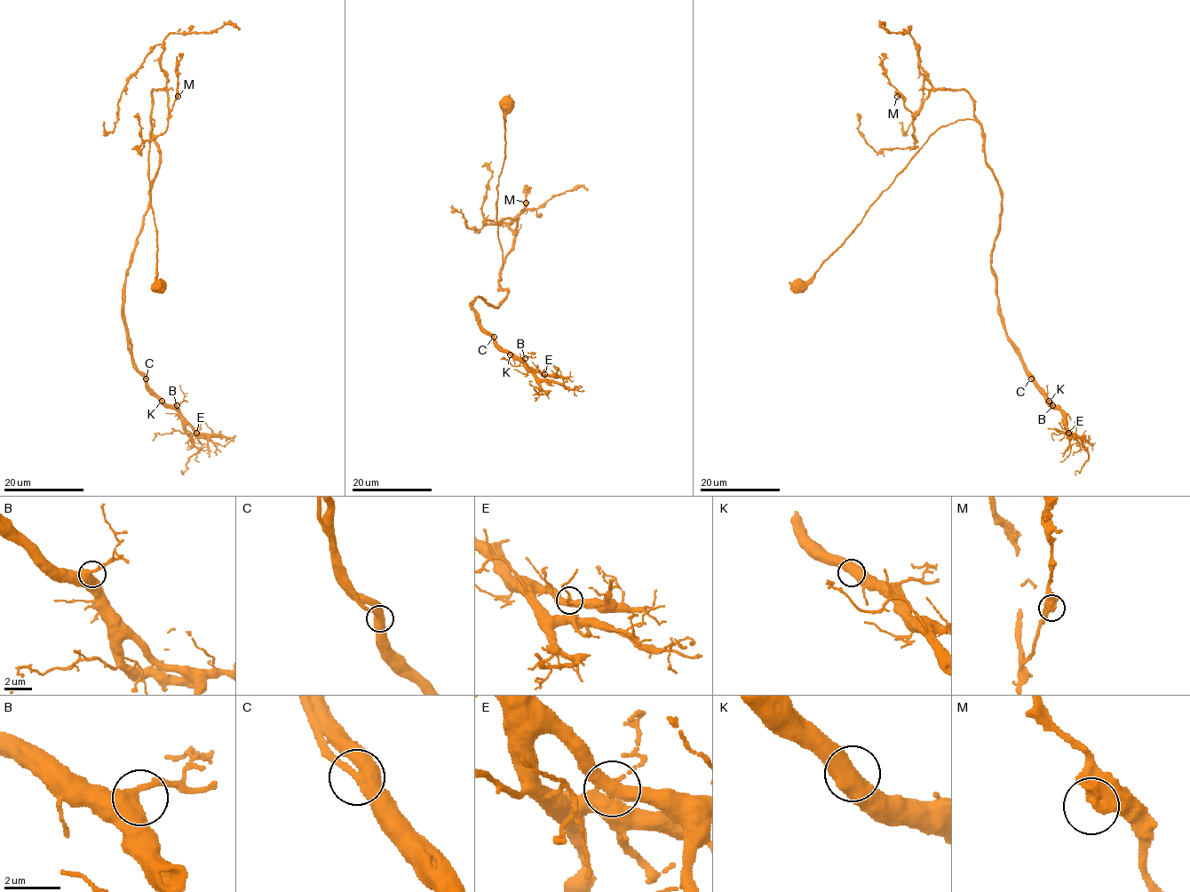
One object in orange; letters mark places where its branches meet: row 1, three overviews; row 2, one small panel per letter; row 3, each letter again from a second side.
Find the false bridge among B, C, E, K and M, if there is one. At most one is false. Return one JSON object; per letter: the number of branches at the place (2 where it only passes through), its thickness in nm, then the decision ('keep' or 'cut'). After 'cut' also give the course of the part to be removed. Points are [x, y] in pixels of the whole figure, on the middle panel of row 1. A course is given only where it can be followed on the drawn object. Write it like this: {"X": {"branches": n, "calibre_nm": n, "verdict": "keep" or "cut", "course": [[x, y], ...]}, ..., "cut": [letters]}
{"B": {"branches": 2, "calibre_nm": 480, "verdict": "keep"}, "C": {"branches": 2, "calibre_nm": 550, "verdict": "keep"}, "E": {"branches": 2, "calibre_nm": 460, "verdict": "keep"}, "K": {"branches": 2, "calibre_nm": 550, "verdict": "keep"}, "M": {"branches": 2, "calibre_nm": 550, "verdict": "keep"}, "cut": []}

